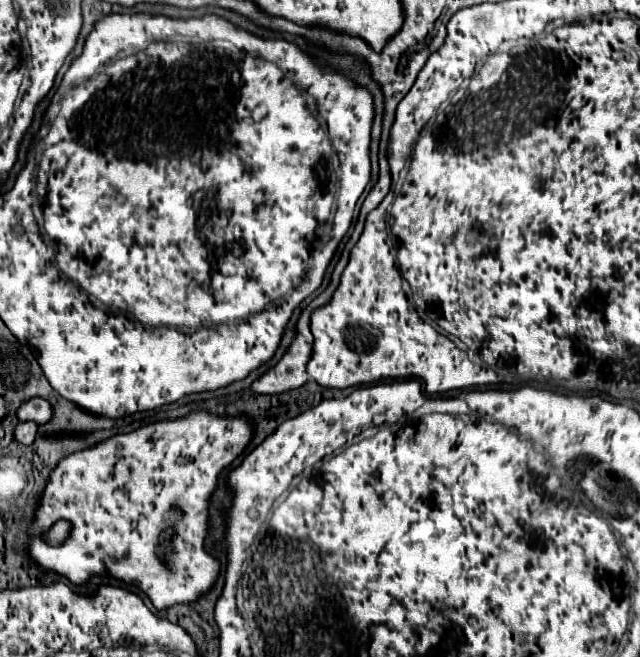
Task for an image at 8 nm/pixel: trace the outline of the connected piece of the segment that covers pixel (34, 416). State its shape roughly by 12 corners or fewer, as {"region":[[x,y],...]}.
{"region":[[31,398],[19,408],[21,422],[45,424],[53,408],[45,398]]}

